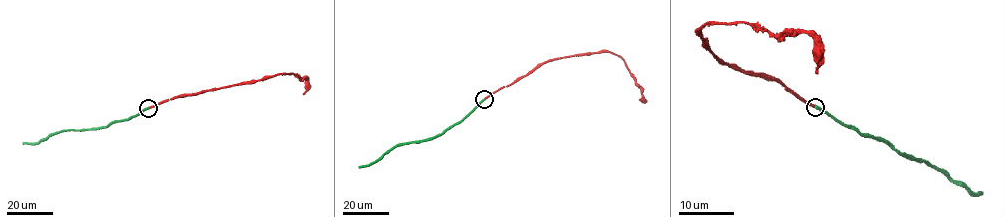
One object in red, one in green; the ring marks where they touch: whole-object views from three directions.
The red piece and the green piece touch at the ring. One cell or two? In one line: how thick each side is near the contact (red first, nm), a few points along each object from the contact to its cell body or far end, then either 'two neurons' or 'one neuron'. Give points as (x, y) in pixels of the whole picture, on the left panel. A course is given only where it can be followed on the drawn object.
400/420 nm | red via (148, 108), (176, 97), (255, 82), (280, 74), (306, 77), (307, 90), (303, 94) | green via (148, 108), (105, 127), (61, 130), (38, 143), (22, 143) | one neuron

